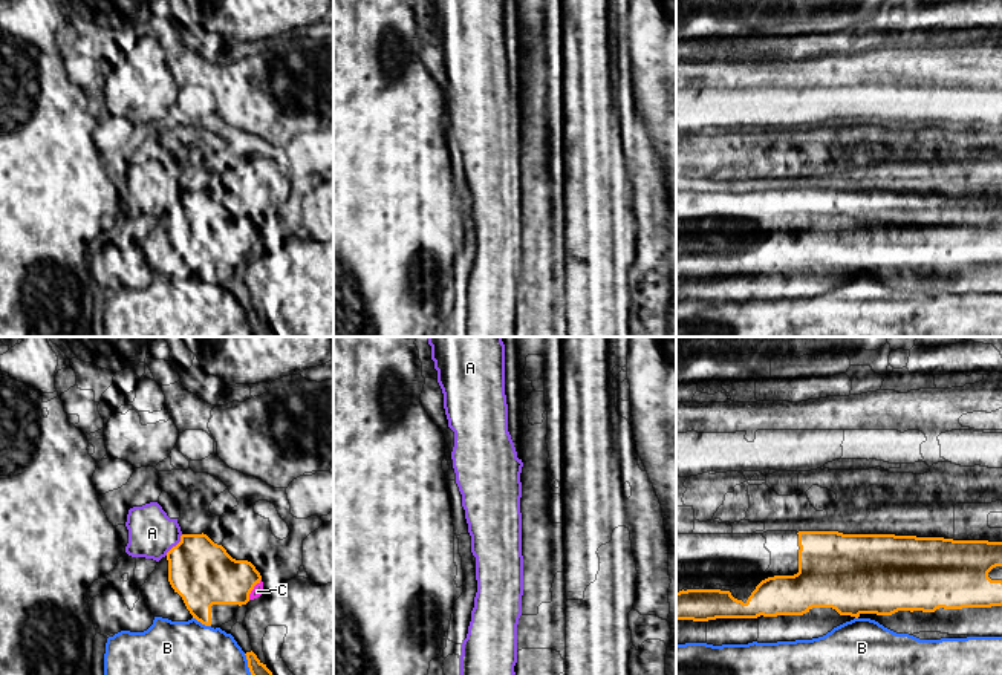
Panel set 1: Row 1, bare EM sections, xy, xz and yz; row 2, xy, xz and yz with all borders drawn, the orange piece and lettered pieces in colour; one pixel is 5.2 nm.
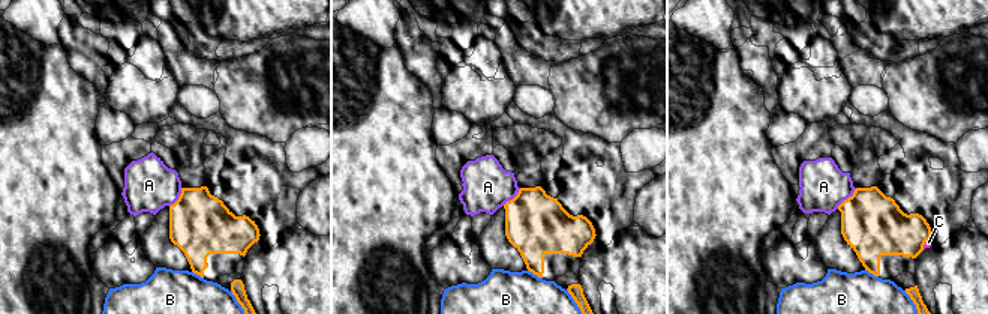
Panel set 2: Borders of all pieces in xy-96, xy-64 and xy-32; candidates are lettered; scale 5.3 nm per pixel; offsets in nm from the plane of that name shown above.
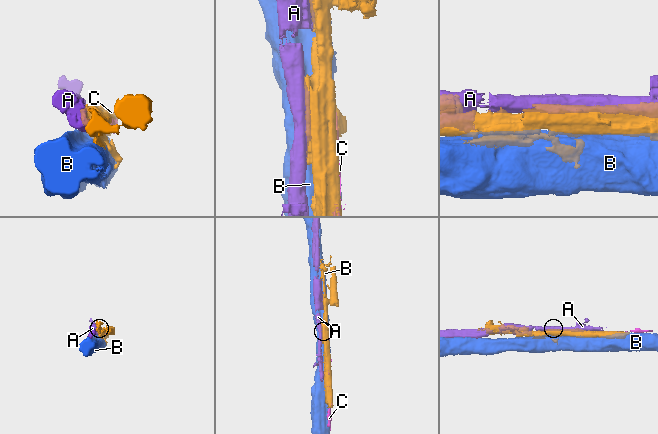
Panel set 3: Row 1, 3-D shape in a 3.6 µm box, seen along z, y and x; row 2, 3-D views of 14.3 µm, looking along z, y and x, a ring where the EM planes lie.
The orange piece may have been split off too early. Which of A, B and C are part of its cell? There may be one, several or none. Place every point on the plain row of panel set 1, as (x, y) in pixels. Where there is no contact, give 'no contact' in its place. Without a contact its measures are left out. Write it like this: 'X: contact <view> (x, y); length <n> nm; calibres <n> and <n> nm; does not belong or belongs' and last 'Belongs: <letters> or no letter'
A: contact xy (176, 202); length 140 nm; calibres 340 and 240 nm; does not belong
B: contact xy (202, 280); length 110 nm; calibres 320 and 500 nm; does not belong
C: contact xy (253, 245); length 130 nm; calibres 320 and 60 nm; does not belong
Belongs: no letter

